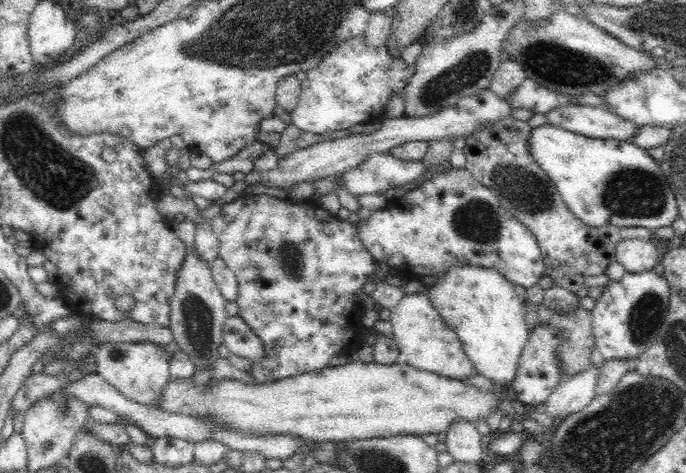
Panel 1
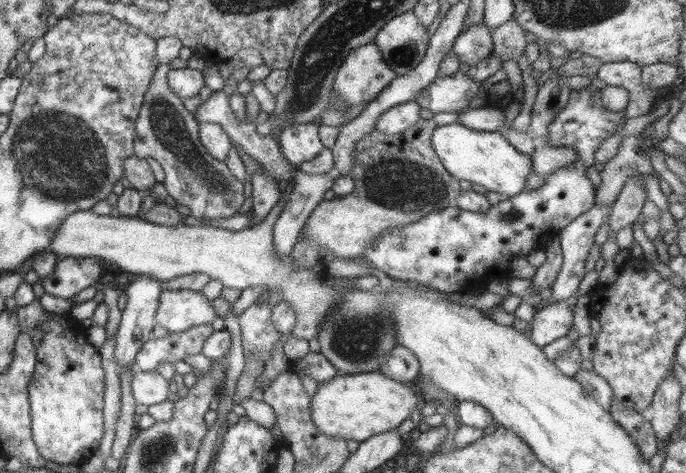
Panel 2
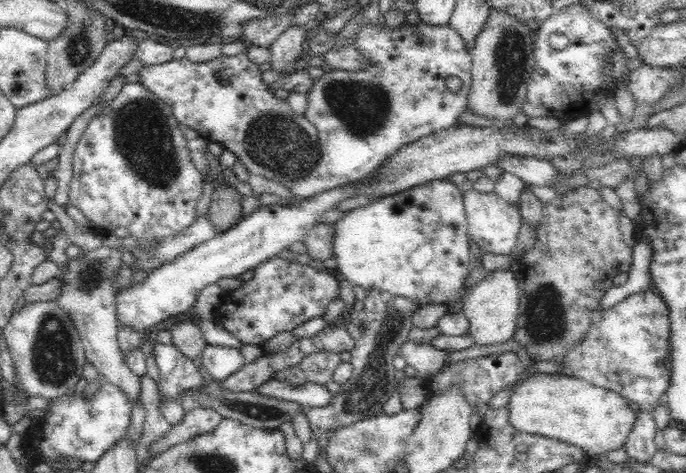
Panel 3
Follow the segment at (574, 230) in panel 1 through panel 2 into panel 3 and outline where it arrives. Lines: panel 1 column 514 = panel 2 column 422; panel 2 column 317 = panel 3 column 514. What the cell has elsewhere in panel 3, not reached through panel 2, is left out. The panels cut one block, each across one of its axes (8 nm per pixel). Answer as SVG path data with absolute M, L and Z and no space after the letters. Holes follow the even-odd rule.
M474 189L463 193L463 204L468 222L469 241L476 242L484 253L512 255L524 222L519 206L502 199L494 191L484 194Z

